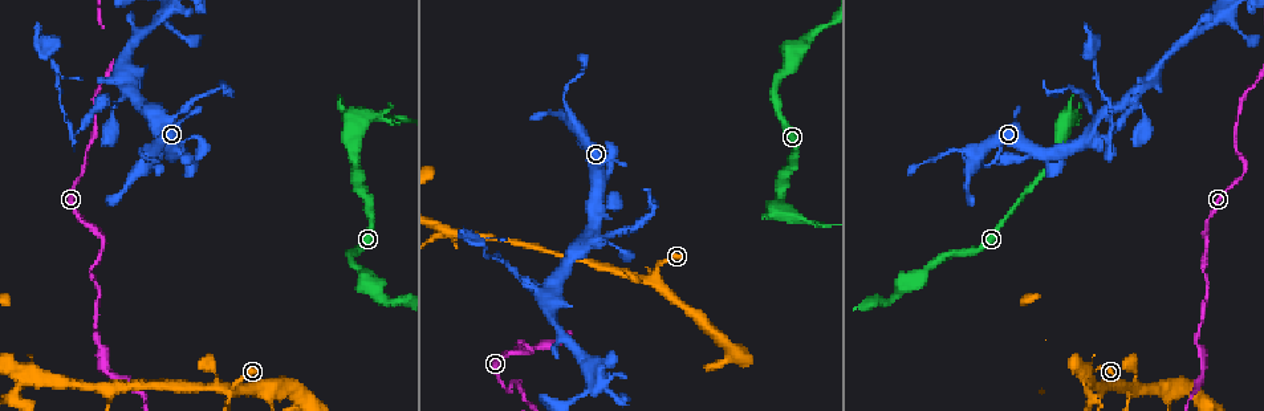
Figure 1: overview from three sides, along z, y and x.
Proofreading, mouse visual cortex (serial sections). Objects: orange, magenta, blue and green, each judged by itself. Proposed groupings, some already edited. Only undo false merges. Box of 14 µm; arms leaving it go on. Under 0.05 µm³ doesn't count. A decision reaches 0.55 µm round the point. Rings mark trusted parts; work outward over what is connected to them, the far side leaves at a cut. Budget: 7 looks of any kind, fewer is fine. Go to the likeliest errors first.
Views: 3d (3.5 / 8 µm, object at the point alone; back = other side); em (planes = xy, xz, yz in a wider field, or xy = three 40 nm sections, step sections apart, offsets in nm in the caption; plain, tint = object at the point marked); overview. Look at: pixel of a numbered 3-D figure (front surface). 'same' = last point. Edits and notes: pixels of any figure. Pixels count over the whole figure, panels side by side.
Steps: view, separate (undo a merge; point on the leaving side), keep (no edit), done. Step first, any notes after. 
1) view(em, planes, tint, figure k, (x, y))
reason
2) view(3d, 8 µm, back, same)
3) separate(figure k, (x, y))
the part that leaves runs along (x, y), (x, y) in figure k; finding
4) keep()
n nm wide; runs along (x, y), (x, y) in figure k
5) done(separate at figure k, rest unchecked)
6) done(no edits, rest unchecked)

view(3d, 8 µm, figure 1, (228, 391))
looks like a crossing

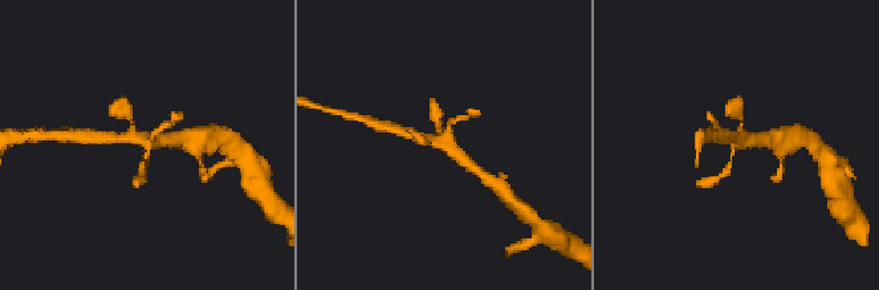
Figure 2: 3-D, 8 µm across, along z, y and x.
view(em, xy, step 3, tint, figure 2, (737, 143))
shape alone is not enough

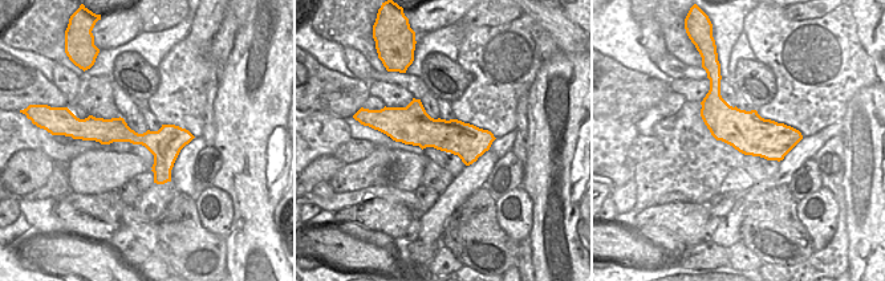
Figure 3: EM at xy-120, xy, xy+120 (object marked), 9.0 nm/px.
keep()
continuous, no second cell

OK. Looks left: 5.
view(3d, 3.5 µm, figure 1, (112, 386))
side arm on a straight run

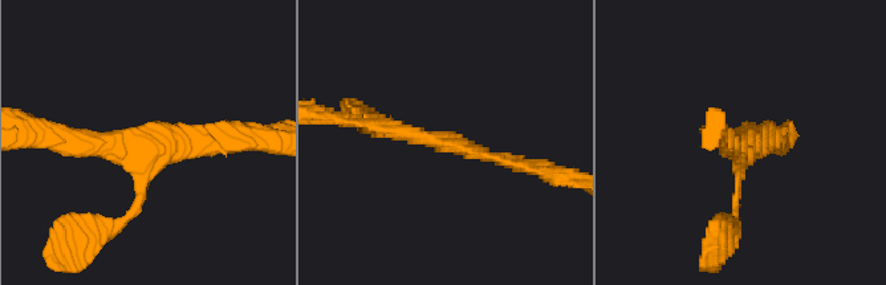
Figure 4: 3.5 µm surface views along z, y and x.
view(em, xy, step 5, tint, figure 4, (451, 144))
need the tissue

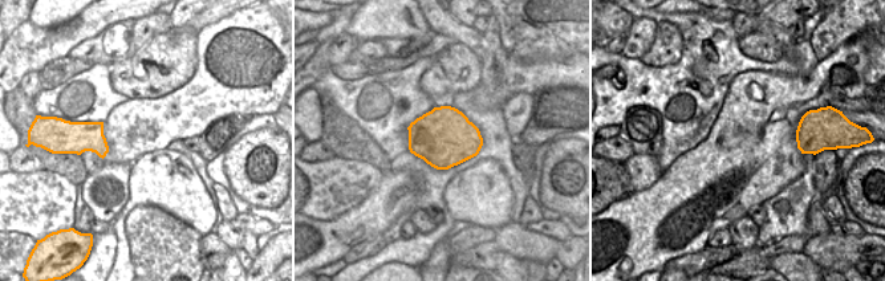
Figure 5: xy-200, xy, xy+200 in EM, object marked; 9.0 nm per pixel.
keep()
550 nm wide; runs along (535, 167), (364, 122) in figure 4; one cell here

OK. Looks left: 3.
view(3d, 3.5 µm, back, figure 1, (1064, 130))
sharp bend

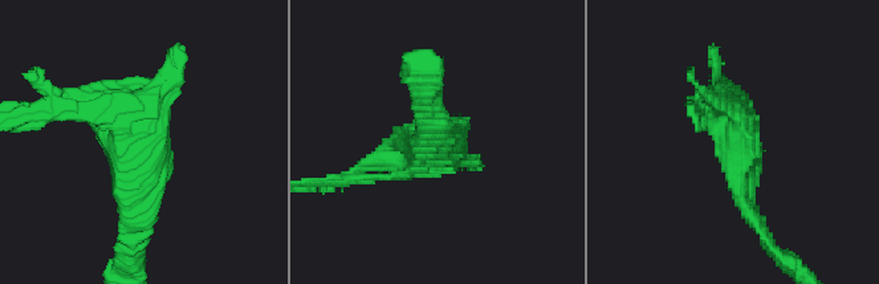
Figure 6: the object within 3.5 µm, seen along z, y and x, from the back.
view(em, xy, step 5, plain, figure 6, (736, 136))

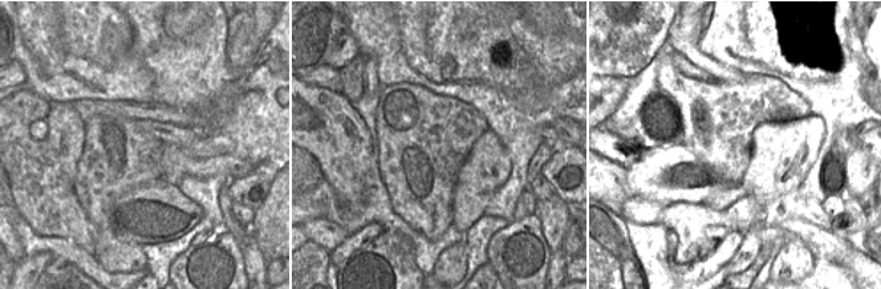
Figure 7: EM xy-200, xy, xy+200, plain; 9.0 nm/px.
view(em, xy, step 5, tint, same)
with the object marked

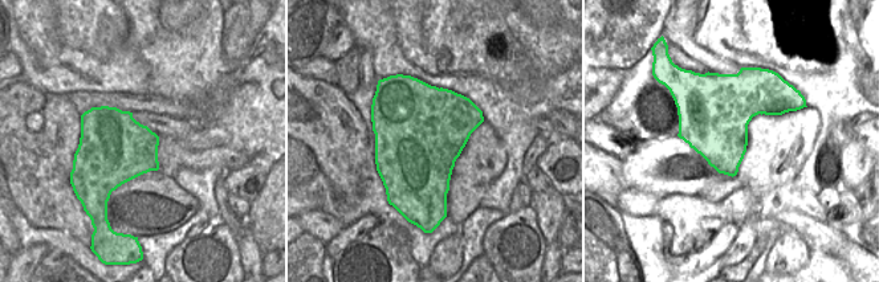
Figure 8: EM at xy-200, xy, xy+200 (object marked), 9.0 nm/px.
separate(figure 6, (691, 113))
850 nm wide; the part that leaves runs along (110, 105), (29, 113) in figure 6; a second cell is stuck on

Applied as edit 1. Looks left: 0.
done(separate at figure 6, rest unchecked)

